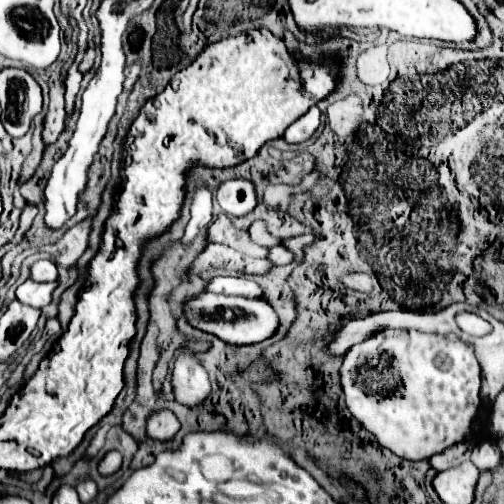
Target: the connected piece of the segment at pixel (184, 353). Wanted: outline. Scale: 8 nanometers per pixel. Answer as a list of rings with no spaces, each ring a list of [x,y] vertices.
[[[180,348],[180,356],[174,364],[172,384],[174,384],[174,398],[188,408],[200,406],[210,394],[208,372],[192,350]]]

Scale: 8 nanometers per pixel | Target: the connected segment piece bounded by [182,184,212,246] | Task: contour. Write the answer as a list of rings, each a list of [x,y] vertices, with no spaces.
[[[202,184],[196,194],[194,194],[194,202],[192,202],[192,218],[186,226],[186,234],[182,238],[182,244],[188,246],[196,236],[198,232],[208,226],[212,220],[212,194],[208,192],[208,188]]]

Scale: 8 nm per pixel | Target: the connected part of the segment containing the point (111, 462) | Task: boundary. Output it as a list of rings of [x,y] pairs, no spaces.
[[[112,450],[112,452],[108,452],[102,460],[100,460],[100,464],[98,464],[98,472],[100,474],[114,474],[118,468],[120,468],[120,464],[122,464],[122,456],[120,456],[120,452],[116,452],[116,450]]]

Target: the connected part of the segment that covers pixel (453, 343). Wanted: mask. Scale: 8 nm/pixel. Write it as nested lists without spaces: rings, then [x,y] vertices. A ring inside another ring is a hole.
[[[416,330],[382,332],[352,346],[342,364],[342,390],[348,410],[376,436],[380,446],[406,460],[422,460],[442,452],[464,440],[476,418],[488,418],[480,400],[480,380],[480,364],[472,348],[454,334],[444,338]],[[362,368],[376,370],[378,380],[400,380],[394,396],[376,400],[368,394],[368,376],[360,374]]]

